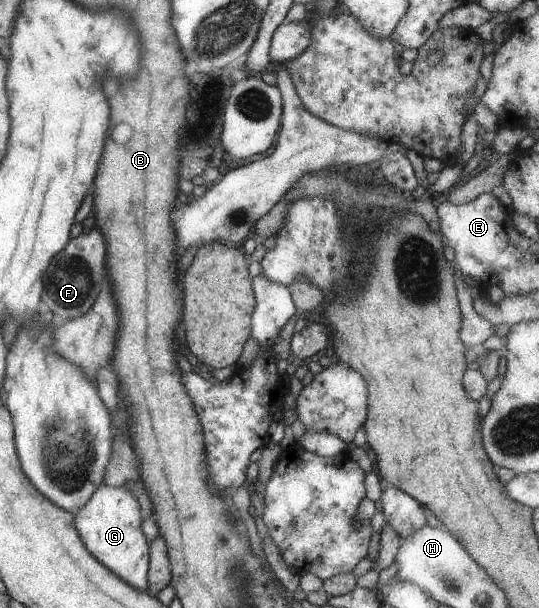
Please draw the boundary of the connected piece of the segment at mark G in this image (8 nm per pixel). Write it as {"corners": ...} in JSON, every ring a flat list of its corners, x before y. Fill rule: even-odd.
{"corners":[[101,483,73,515,75,530,89,554,125,584,146,591,148,545,141,532,143,512,130,490,123,486,103,486]]}

